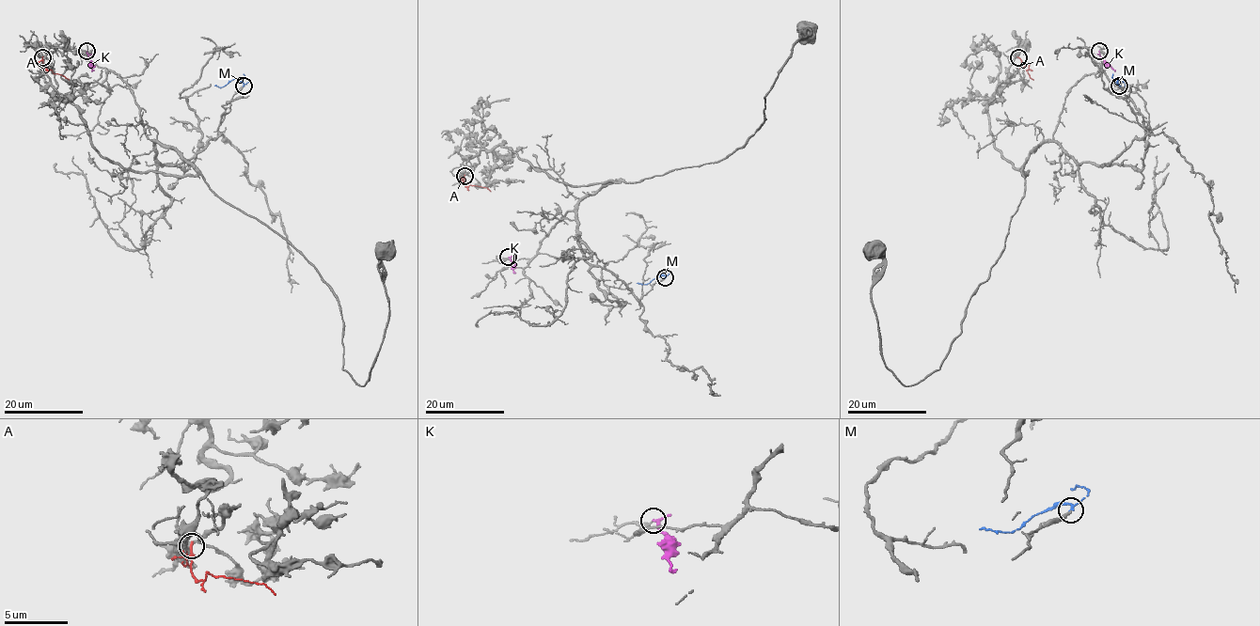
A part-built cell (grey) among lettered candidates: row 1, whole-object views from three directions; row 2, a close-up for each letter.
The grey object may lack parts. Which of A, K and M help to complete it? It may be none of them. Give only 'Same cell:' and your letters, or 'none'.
Same cell: M

